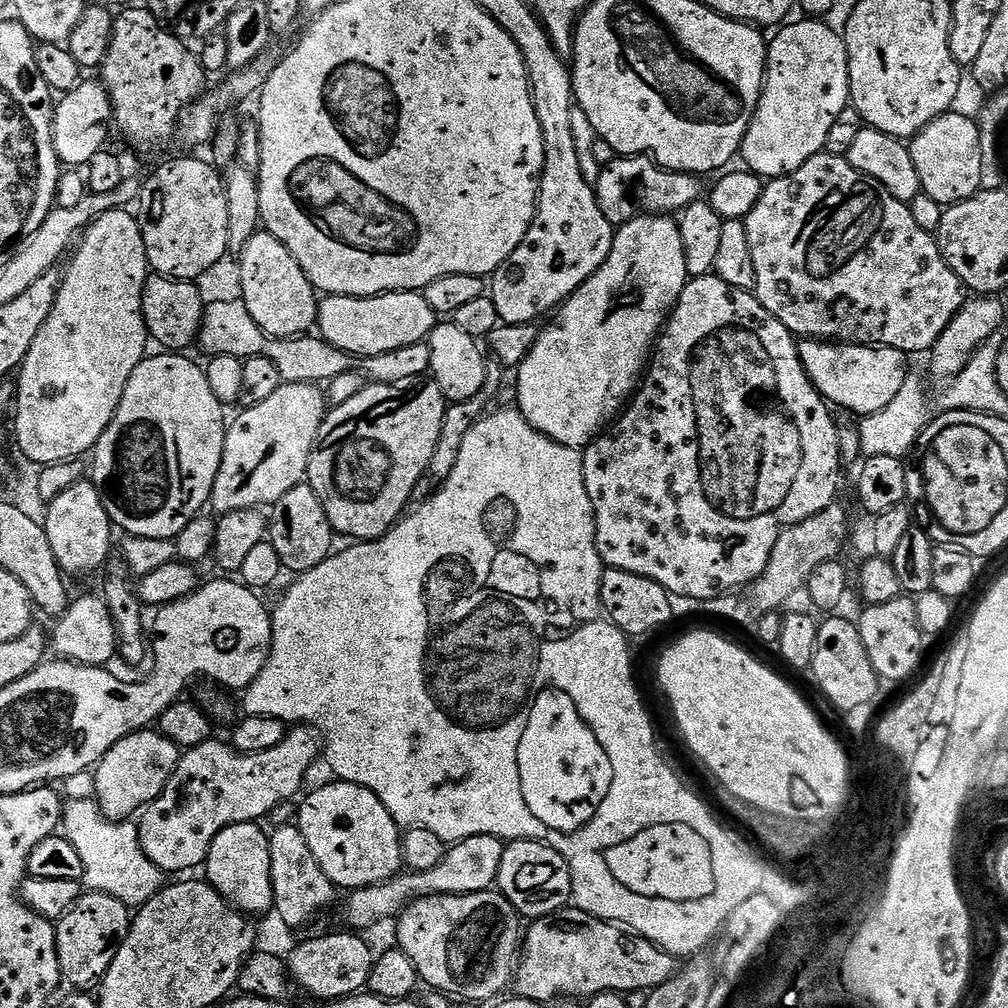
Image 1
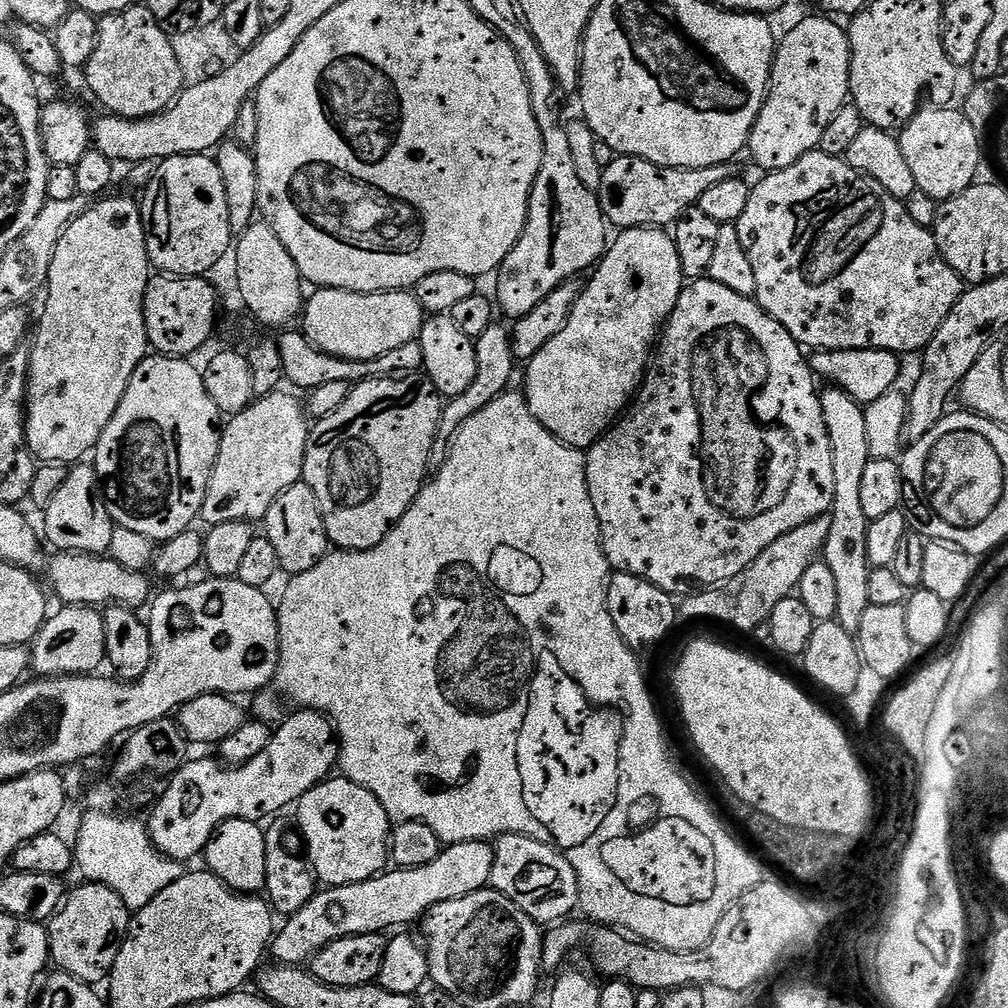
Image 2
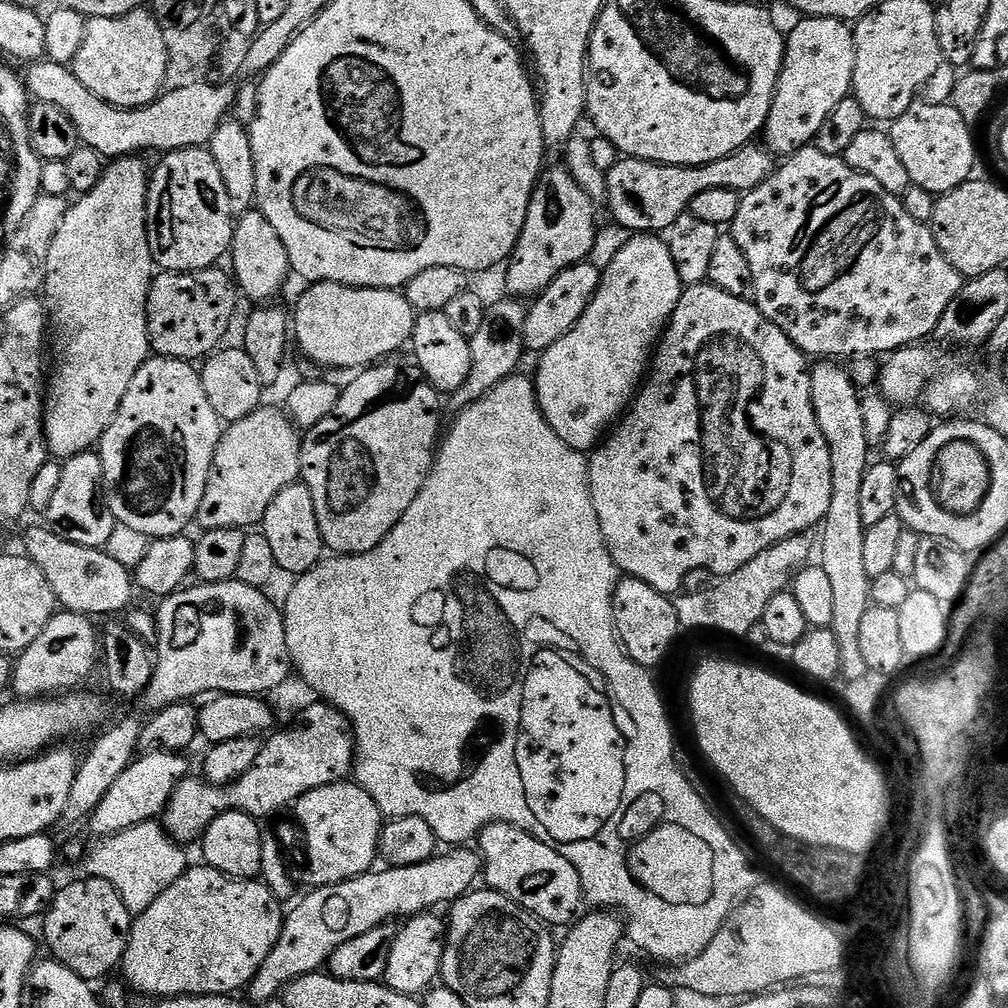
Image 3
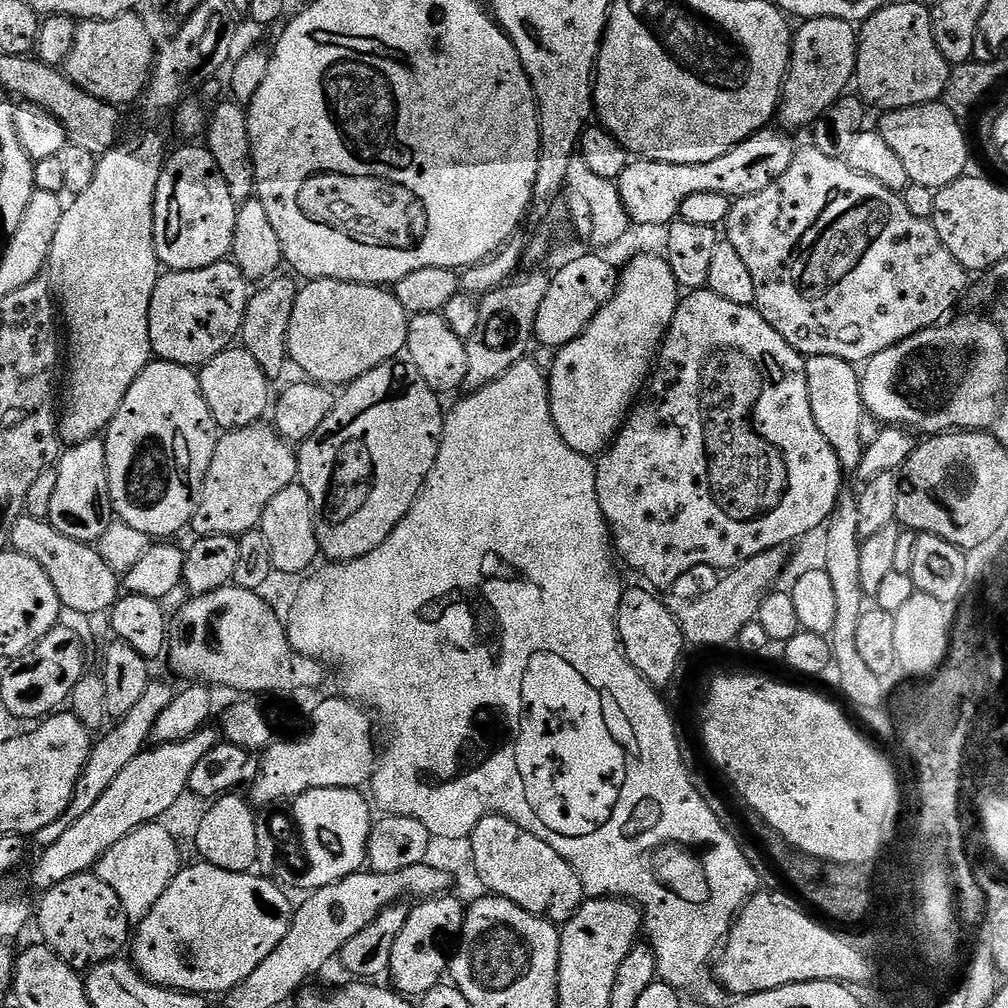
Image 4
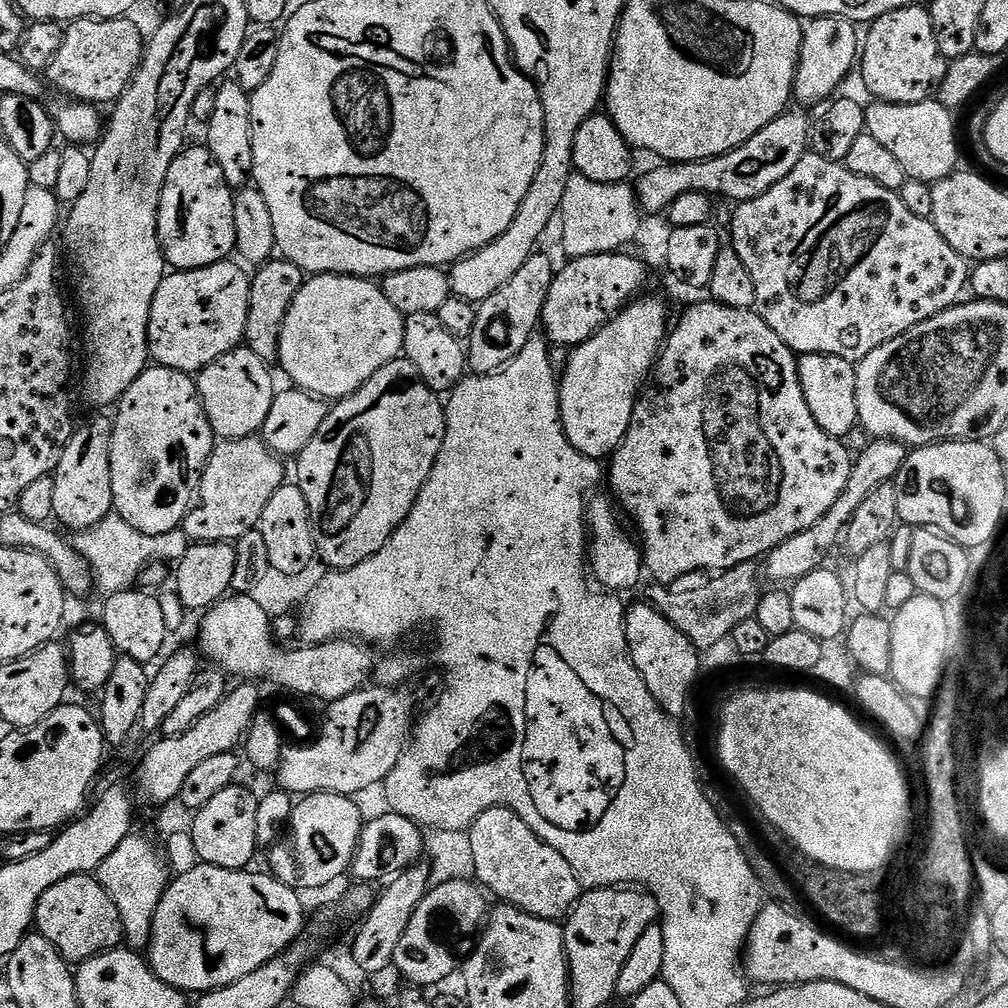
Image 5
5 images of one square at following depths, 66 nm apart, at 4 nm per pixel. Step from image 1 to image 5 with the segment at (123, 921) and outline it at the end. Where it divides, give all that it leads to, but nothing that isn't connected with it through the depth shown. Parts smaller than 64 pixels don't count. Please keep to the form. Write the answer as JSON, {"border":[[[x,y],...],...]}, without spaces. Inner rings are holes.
{"border":[[[92,874],[67,876],[62,882],[50,886],[36,907],[34,928],[72,966],[79,966],[85,960],[121,947],[124,938],[118,906],[114,906],[114,898],[106,894],[106,890]]]}

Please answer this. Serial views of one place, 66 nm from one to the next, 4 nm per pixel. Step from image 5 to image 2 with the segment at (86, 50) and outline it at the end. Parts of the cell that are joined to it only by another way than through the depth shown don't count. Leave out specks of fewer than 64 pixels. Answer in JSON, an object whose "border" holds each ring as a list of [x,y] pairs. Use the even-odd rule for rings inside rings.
{"border":[[[146,6],[127,8],[121,12],[112,12],[109,16],[99,17],[100,34],[98,46],[90,58],[82,76],[88,79],[88,88],[100,99],[100,104],[111,115],[121,116],[127,120],[141,120],[147,116],[157,116],[184,91],[186,81],[182,66],[175,57],[169,33],[157,24],[154,14]]]}

